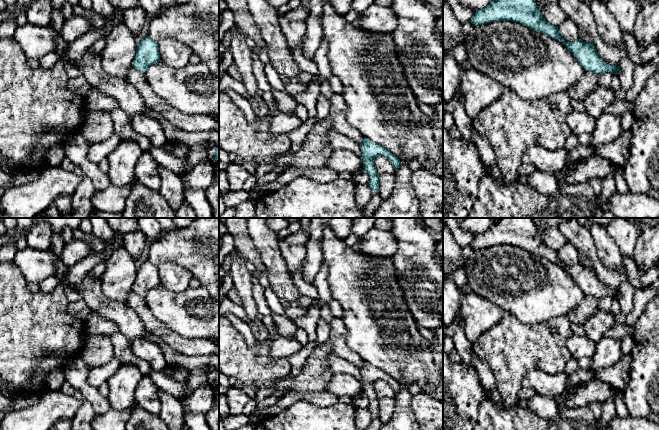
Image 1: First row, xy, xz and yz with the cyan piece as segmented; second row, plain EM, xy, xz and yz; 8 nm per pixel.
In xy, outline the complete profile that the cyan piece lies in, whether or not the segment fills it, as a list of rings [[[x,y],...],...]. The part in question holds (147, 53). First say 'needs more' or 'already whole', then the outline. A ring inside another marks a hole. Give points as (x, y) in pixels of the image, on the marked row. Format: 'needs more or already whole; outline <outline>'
already whole; outline [[[149,36],[145,37],[137,45],[132,67],[144,73],[149,66],[160,61],[158,43]]]

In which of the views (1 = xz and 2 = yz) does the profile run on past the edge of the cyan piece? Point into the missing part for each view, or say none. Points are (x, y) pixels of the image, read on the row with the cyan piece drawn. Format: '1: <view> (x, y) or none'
1: none
2: none

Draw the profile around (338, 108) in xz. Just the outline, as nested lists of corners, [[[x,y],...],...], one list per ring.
[[[334,93],[328,100],[330,103],[329,115],[332,117],[333,128],[338,133],[351,138],[360,145],[364,140],[364,136],[347,121],[347,105],[343,97],[340,94]]]

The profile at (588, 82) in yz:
[[[585,71],[579,81],[567,90],[567,93],[570,98],[583,101],[585,96],[598,86],[598,75]]]

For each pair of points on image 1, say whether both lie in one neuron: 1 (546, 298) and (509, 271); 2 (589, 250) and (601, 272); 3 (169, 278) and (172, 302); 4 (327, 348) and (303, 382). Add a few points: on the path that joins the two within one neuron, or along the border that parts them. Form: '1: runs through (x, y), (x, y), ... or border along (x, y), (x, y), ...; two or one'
1: runs through (537, 290), (518, 280); one
2: runs through (593, 255), (599, 267); one
3: border along (160, 283), (174, 292), (181, 292), (188, 288); two
4: runs through (319, 356), (316, 369), (311, 374); one

